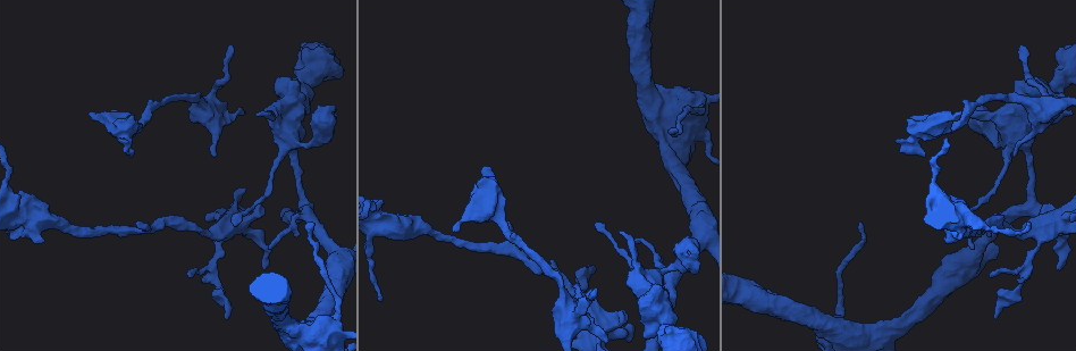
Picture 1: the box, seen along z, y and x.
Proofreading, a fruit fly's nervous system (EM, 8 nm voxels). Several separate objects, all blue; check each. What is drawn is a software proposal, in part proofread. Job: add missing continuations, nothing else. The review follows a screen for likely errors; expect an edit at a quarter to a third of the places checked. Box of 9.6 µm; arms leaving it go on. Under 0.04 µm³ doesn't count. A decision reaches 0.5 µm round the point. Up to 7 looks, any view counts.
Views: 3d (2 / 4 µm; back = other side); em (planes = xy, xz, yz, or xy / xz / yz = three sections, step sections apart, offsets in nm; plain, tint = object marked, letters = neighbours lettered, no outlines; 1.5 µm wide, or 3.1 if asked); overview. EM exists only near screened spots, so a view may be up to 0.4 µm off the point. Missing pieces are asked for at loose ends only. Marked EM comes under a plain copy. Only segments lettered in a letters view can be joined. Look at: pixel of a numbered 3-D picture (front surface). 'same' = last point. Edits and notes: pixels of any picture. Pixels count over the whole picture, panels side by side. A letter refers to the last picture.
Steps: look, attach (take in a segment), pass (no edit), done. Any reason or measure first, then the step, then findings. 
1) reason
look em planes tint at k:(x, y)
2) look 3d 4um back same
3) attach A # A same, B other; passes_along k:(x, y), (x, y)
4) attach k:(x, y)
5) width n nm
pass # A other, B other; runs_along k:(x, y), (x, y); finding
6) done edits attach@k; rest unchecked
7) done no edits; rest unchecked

stops while still wide
look 3d 2um back at 1:(895, 141)

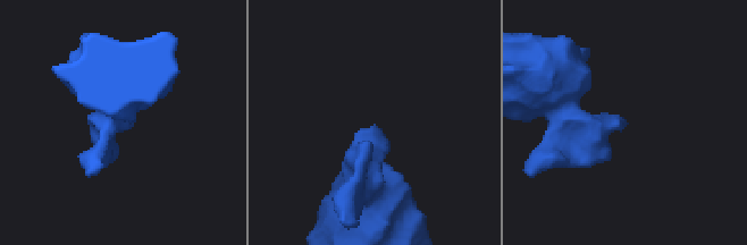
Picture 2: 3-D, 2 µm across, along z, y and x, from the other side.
shape alone is not enough
look em xz step 8 letters at 2:(621, 127)

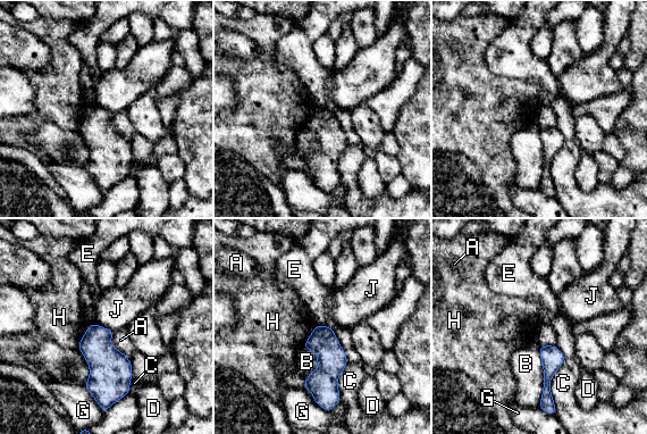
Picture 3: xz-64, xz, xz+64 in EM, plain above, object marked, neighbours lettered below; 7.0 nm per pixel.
pass # A other, B other, C other, D other, E other, G other, H other, J other; border 3:(317, 323), (328, 326); none of them fits

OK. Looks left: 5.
an open end
look em yz step 8 tint at 1:(597, 292)

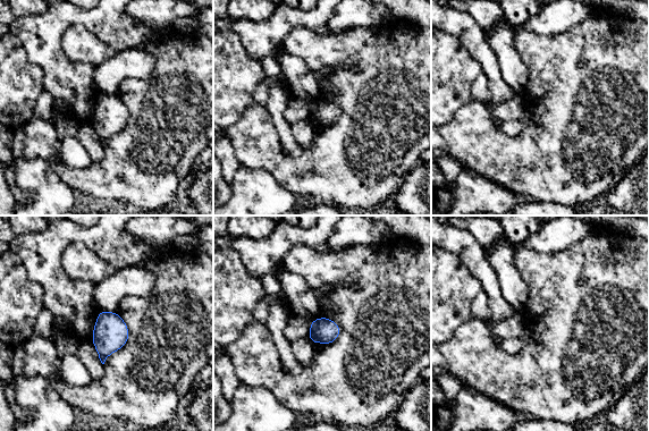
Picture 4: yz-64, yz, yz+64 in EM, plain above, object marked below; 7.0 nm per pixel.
look em planes letters same

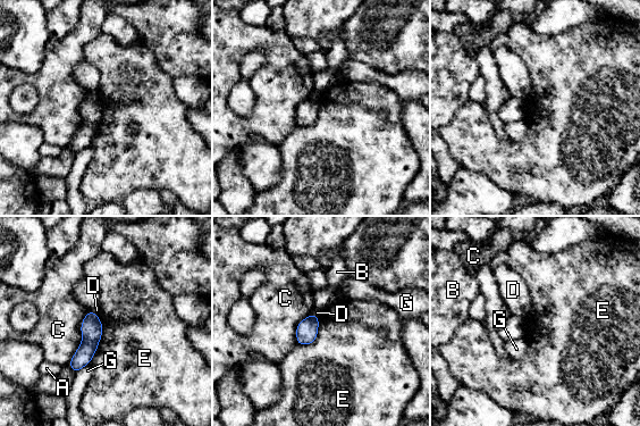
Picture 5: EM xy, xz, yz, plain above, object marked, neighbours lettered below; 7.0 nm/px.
pass # A other, B other, C other, D other, E other, G other; no lettered segment goes on from it

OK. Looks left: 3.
free end
look em planes letters at 1:(262, 267)

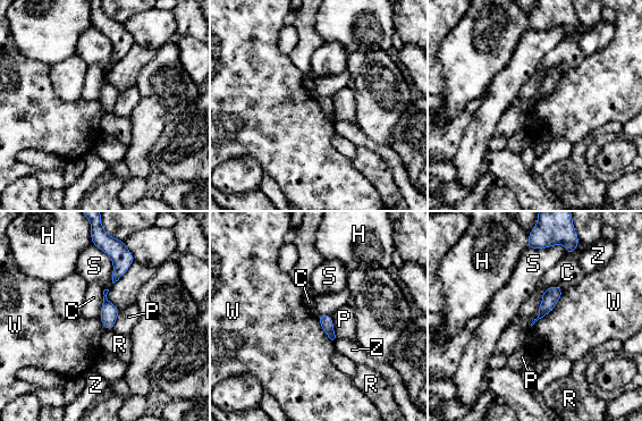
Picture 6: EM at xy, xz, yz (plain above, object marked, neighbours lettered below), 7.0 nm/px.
pass # C other, H other, P other, R other, S other, W other, Z other; border 6:(563, 292), (556, 305), (532, 326); none of them fits

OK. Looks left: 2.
done no edits; rest unchecked

